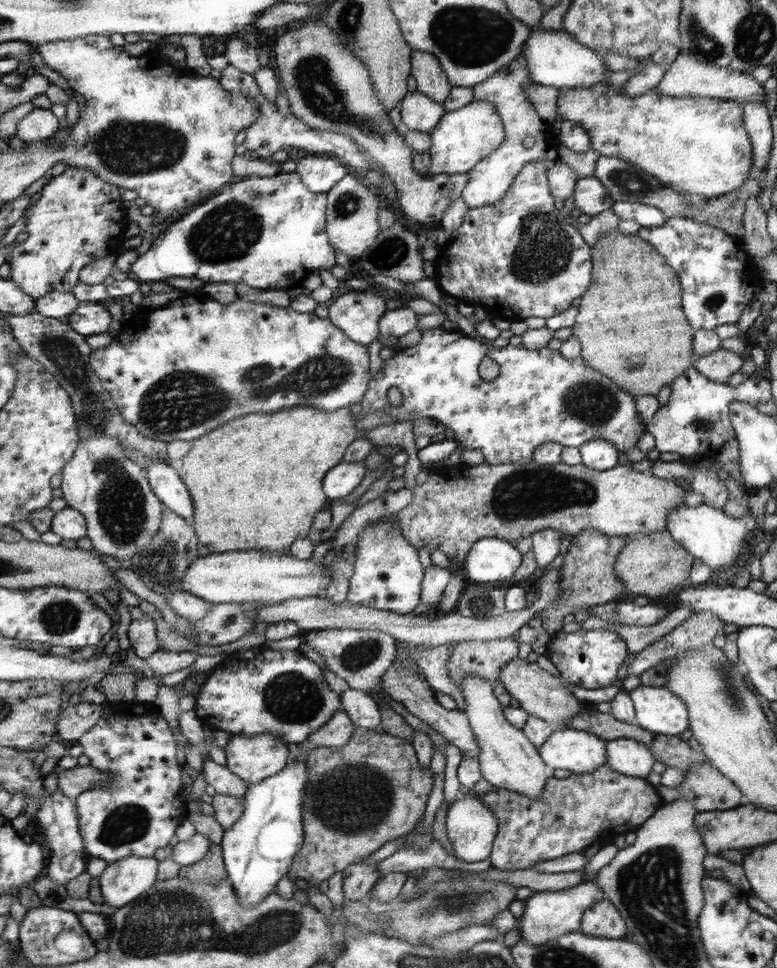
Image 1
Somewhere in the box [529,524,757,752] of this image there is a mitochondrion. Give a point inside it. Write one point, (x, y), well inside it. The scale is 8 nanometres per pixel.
(732, 695)

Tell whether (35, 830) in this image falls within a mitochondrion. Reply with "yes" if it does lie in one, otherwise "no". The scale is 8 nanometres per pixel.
no

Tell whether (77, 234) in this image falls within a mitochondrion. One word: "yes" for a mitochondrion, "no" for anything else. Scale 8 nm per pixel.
no

